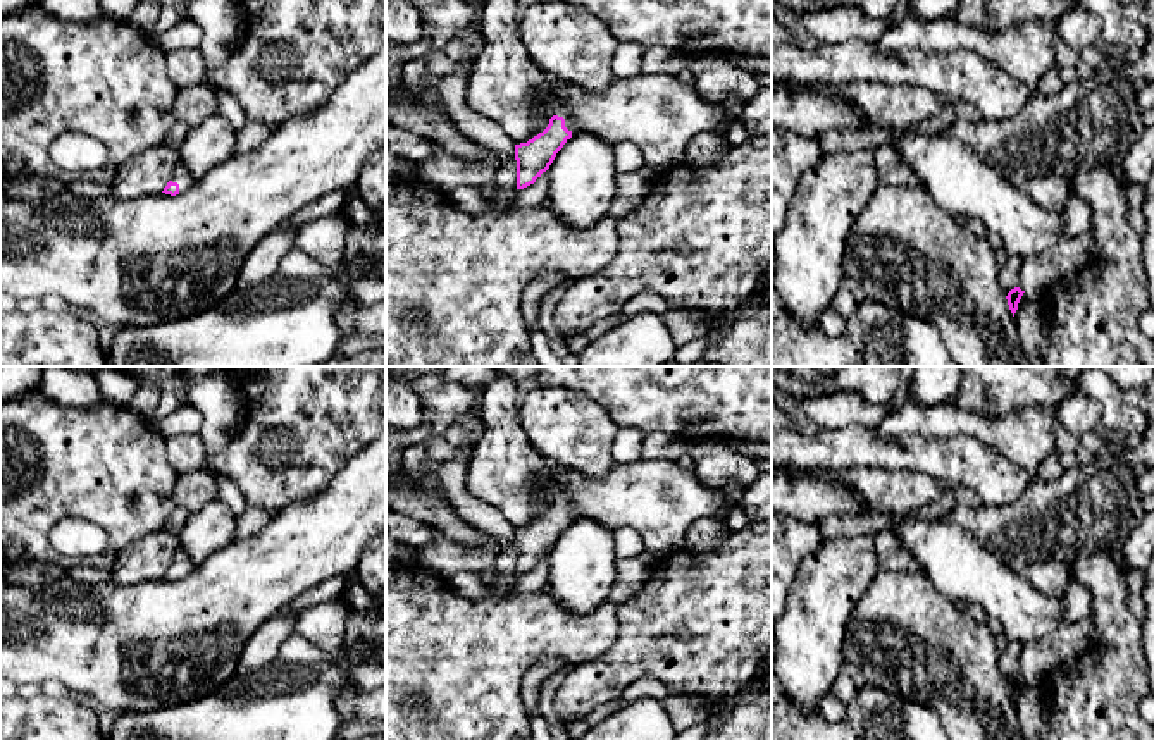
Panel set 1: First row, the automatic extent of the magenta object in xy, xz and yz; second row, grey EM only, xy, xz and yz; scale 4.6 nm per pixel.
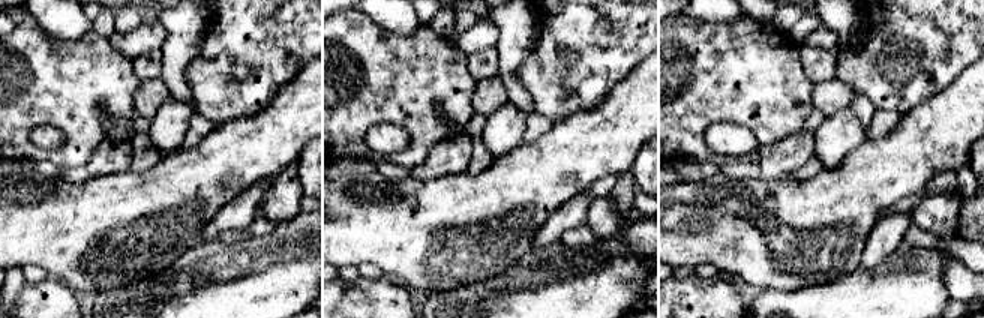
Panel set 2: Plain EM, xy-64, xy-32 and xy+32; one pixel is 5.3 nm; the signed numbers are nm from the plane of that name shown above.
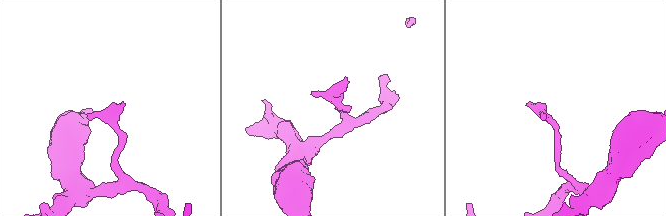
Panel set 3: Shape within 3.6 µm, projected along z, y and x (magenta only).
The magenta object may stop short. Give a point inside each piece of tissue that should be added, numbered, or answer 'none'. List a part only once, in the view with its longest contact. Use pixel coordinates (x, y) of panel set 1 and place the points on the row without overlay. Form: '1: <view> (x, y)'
1: xz (560, 496)

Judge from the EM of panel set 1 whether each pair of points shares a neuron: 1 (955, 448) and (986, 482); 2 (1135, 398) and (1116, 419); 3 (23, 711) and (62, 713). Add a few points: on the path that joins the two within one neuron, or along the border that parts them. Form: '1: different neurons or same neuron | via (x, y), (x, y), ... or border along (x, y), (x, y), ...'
1: same neuron | via (963, 456), (980, 474)
2: different neurons | border along (1122, 394), (1135, 408)
3: same neuron | via (33, 711), (52, 713)

